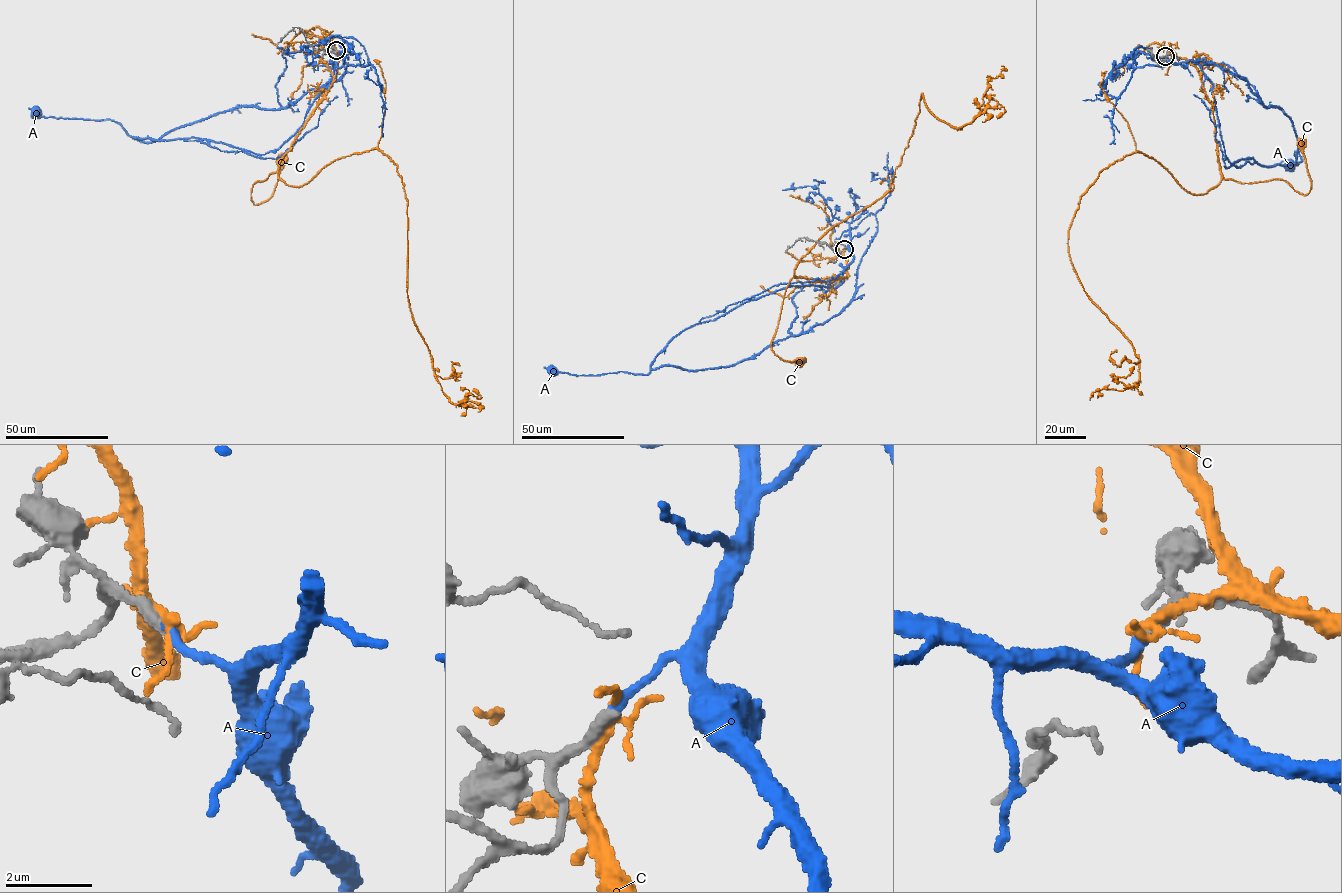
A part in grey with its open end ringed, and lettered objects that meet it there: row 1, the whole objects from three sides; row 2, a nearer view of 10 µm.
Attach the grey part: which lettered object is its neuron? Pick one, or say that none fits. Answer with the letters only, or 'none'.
A

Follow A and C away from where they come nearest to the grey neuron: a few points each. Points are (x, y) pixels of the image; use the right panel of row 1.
A: (1165, 56), (1197, 63), (1211, 82), (1229, 162), (1285, 166), (1302, 161), (1298, 152), (1290, 163)
C: (1166, 56), (1185, 58), (1198, 71), (1212, 104), (1224, 179), (1285, 180), (1307, 194), (1311, 180), (1301, 143)

